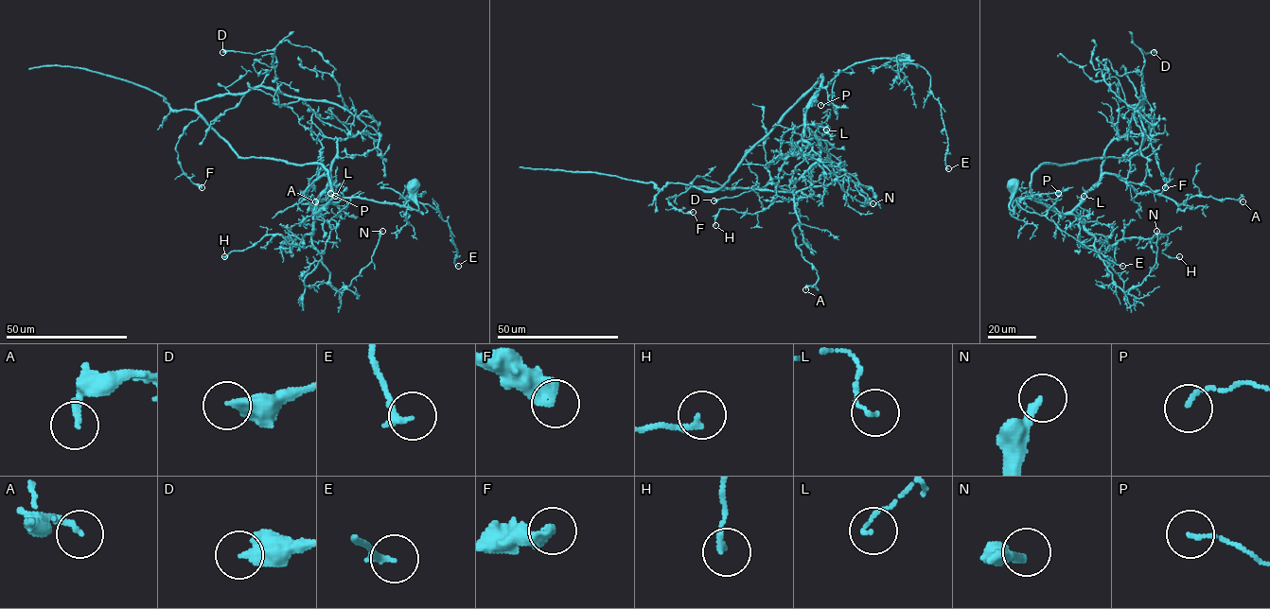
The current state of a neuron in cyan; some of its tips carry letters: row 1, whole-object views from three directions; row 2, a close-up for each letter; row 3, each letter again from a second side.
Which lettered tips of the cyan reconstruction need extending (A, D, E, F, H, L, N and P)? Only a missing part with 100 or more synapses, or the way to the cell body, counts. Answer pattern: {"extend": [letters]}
{"extend": []}

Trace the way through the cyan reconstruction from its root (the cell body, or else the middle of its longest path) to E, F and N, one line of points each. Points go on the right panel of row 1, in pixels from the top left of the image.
E: (1013, 184), (1009, 182), (1012, 195), (1011, 210), (1015, 200), (1026, 211), (1044, 215), (1087, 248), (1122, 266)
F: (1013, 184), (1011, 210), (1019, 198), (1040, 201), (1031, 180), (1043, 164), (1132, 157), (1140, 116), (1165, 187)
N: (1013, 184), (1011, 210), (1015, 200), (1031, 198), (1074, 215), (1124, 291), (1138, 286), (1155, 264), (1156, 231)

